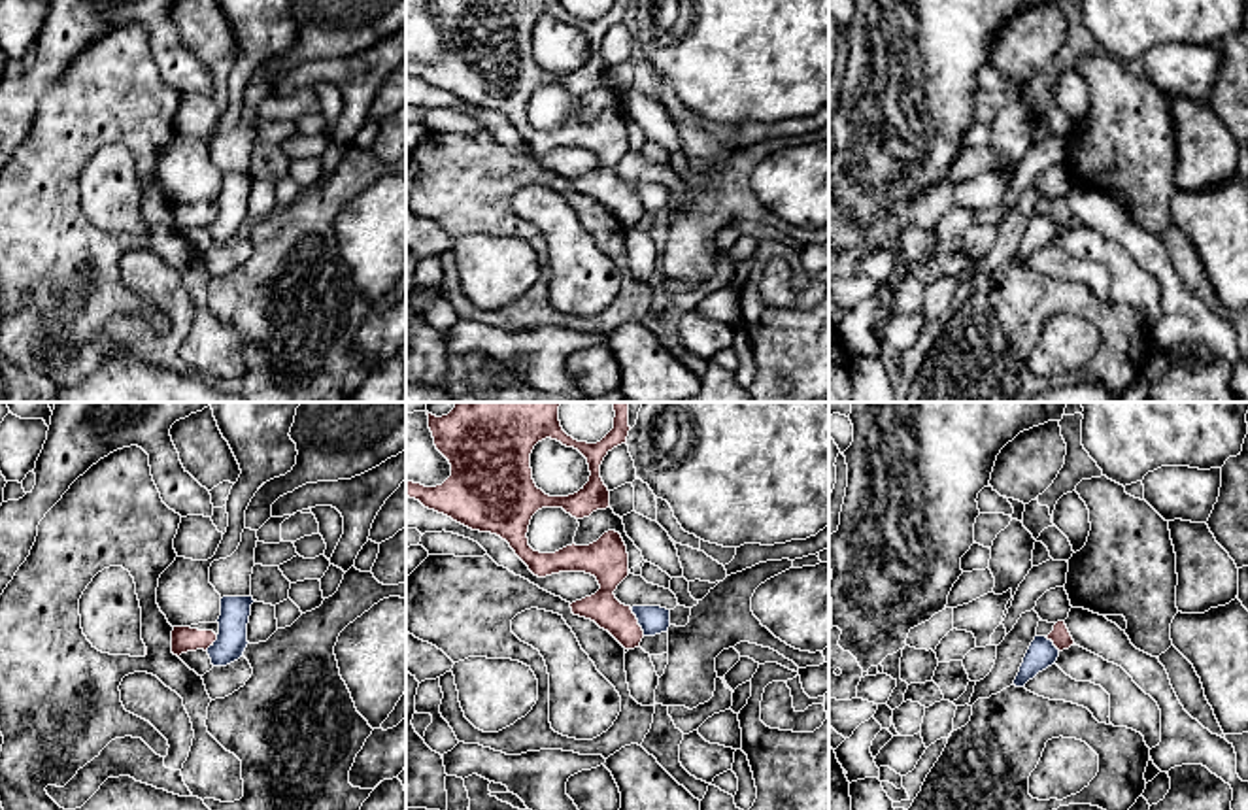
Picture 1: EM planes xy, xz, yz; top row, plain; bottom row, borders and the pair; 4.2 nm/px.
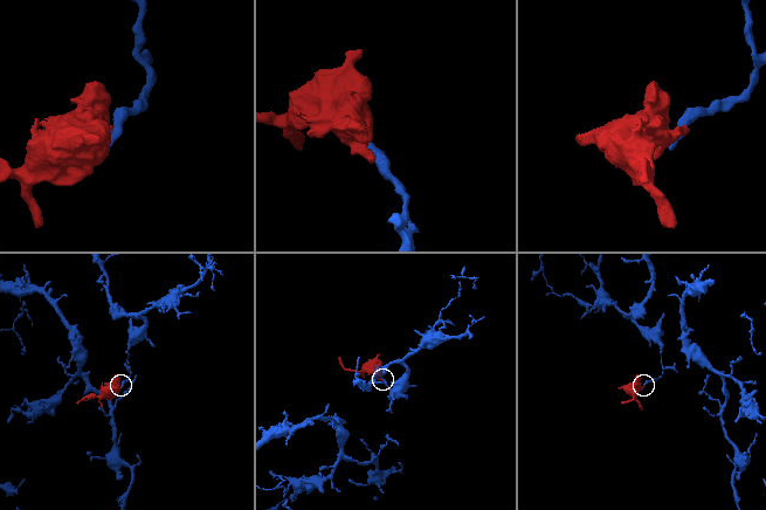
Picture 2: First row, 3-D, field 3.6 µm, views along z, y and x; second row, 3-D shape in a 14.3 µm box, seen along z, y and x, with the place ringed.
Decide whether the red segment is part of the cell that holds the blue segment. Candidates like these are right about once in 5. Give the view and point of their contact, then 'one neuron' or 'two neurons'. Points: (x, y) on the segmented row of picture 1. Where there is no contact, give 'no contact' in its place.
meets blue in xz at (639, 622); two neurons

